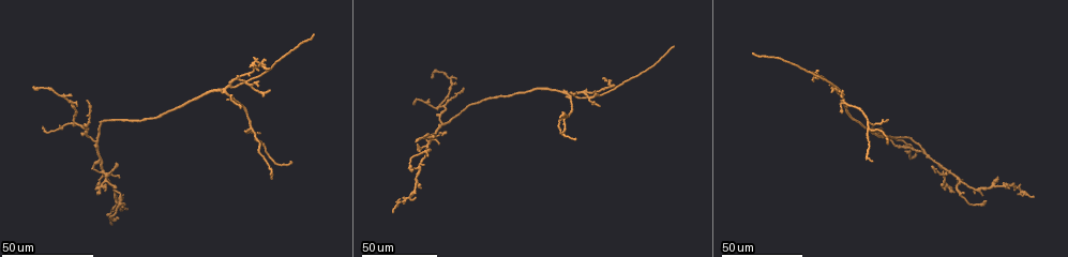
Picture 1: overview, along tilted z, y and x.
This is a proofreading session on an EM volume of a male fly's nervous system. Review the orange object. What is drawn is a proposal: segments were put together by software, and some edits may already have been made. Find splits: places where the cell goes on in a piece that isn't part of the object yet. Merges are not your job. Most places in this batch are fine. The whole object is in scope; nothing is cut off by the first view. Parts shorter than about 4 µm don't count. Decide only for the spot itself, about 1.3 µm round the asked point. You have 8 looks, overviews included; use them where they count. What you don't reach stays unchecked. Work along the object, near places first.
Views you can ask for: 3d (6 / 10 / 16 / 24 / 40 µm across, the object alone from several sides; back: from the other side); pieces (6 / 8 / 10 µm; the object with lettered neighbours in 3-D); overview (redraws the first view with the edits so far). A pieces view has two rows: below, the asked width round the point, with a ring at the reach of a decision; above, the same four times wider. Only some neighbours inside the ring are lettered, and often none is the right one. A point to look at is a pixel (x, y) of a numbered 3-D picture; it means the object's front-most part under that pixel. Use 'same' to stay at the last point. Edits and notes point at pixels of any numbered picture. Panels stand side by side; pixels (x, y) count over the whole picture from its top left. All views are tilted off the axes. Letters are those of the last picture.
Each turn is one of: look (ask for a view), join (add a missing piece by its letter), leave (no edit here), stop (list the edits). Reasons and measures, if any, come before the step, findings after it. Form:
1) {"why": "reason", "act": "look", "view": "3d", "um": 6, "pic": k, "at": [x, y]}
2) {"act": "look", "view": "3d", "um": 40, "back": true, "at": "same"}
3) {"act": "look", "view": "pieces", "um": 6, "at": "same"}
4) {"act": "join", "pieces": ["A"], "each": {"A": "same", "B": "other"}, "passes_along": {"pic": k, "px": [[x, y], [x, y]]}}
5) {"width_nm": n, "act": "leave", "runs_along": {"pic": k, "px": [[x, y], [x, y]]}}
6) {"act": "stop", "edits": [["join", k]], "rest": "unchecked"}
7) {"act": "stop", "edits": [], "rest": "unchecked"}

{"why": "free end", "act": "look", "view": "3d", "um": 40, "pic": 1, "at": [673, 46]}

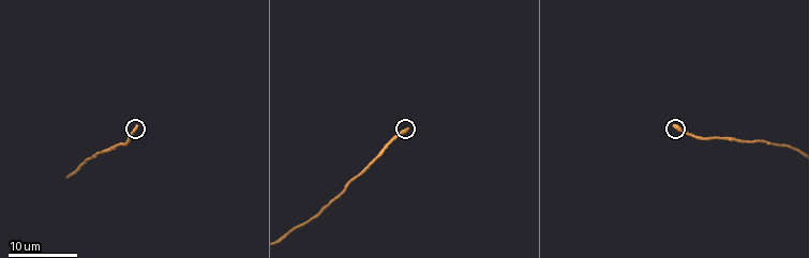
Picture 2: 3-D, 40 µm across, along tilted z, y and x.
{"why": "what lies round it", "act": "look", "view": "pieces", "um": 6, "pic": 2, "at": [404, 128]}

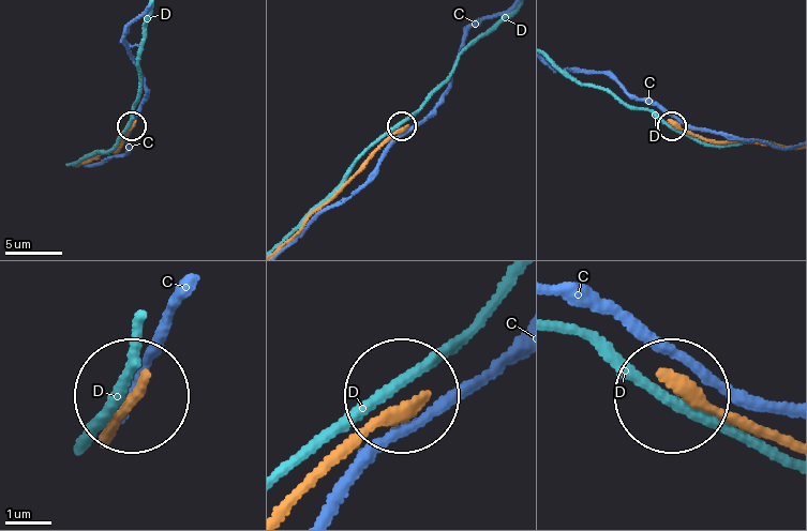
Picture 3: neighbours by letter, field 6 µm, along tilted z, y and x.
{"act": "leave", "each": {"C": "other", "D": "other"}, "runs_along": {"pic": 3, "px": [[288, 242], [400, 127]]}, "found": "none of them fits"}

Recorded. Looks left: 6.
{"why": "branch stops here", "act": "look", "view": "3d", "um": 40, "pic": 1, "at": [843, 90]}

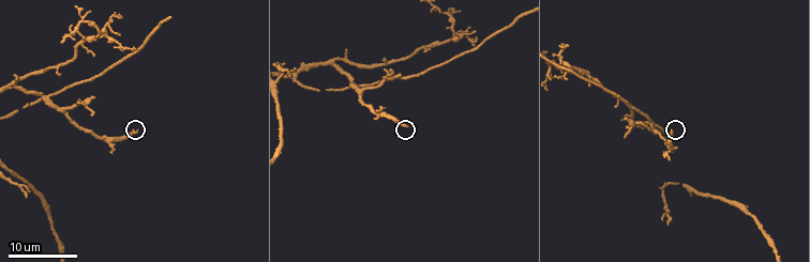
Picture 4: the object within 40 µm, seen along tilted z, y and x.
{"act": "look", "view": "pieces", "um": 8, "pic": 4, "at": [671, 131]}

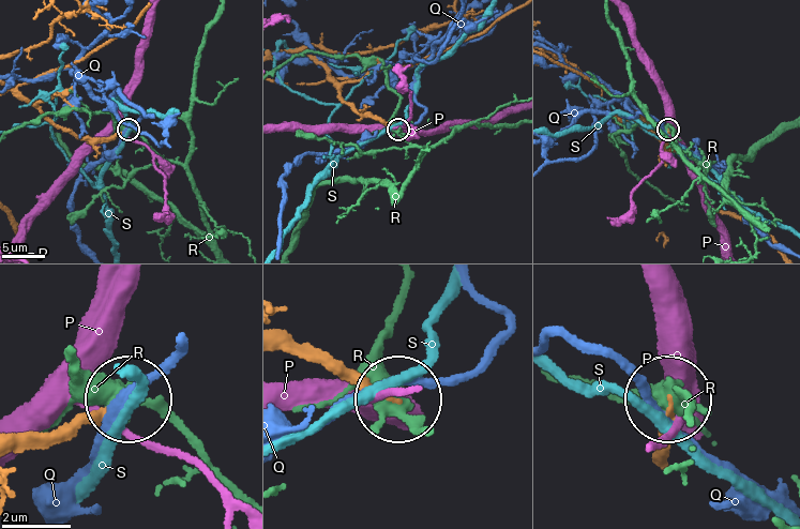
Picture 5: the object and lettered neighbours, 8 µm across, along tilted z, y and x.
{"act": "leave", "each": {"P": "other", "Q": "other", "R": "other", "S": "other"}, "found": "no lettered piece goes on from it"}

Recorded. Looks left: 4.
{"why": "thin end", "act": "look", "view": "3d", "um": 24, "pic": 4, "at": [627, 134]}

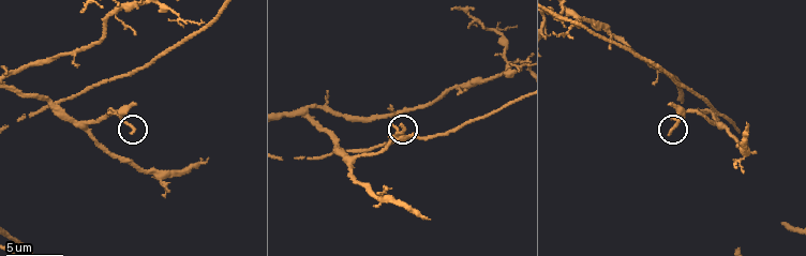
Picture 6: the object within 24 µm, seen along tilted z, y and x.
{"act": "look", "view": "pieces", "um": 8, "pic": 6, "at": [671, 130]}

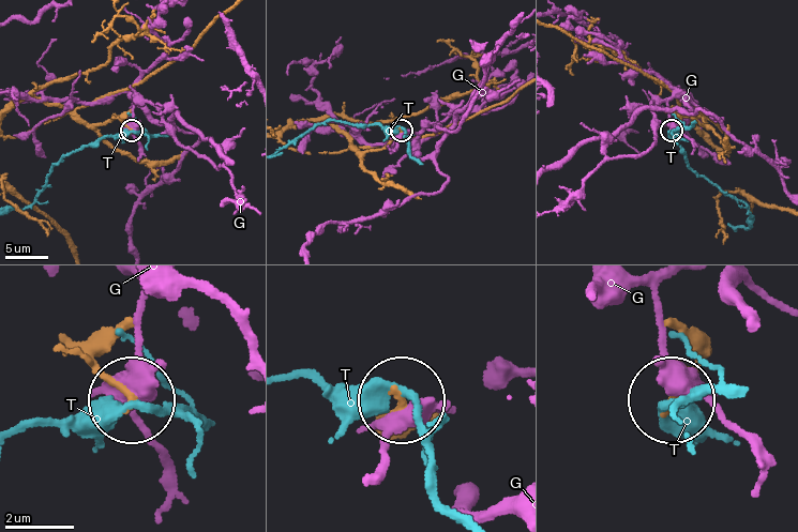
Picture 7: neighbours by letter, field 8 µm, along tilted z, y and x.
{"act": "leave", "each": {"G": "other", "T": "other"}, "runs_along": {"pic": 7, "px": [[71, 346], [126, 401]]}, "found": "none of them fits"}

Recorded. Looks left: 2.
{"why": "tapers out", "act": "look", "view": "3d", "um": 10, "pic": 6, "at": [83, 10]}

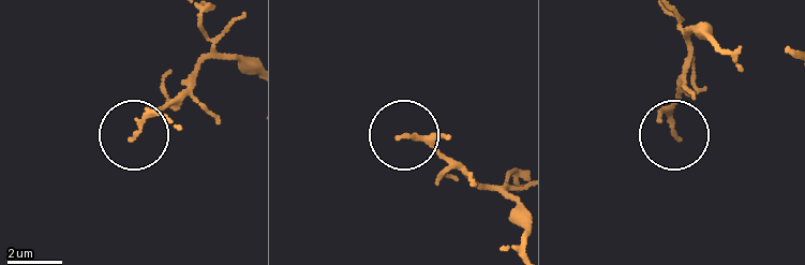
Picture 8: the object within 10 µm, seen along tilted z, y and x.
{"act": "look", "view": "pieces", "um": 6, "pic": 8, "at": [403, 137]}

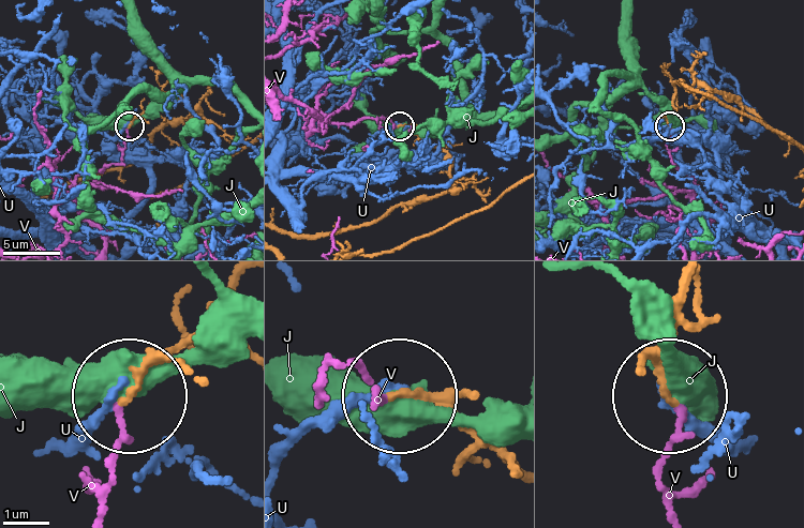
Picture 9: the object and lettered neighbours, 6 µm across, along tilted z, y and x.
{"act": "leave", "each": {"J": "other", "U": "other", "V": "other"}, "found": "no lettered piece goes on from it"}

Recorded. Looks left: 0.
{"act": "stop", "edits": [], "rest": "unchecked"}

